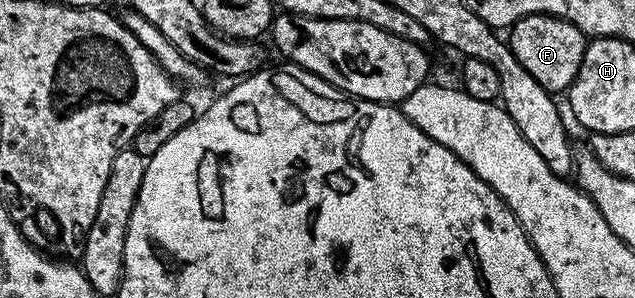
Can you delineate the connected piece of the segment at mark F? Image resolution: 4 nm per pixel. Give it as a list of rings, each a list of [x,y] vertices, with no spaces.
[[[525,16],[510,25],[508,43],[512,54],[544,86],[551,94],[565,93],[580,70],[581,58],[588,40],[584,33],[575,25],[561,20],[559,16]]]

